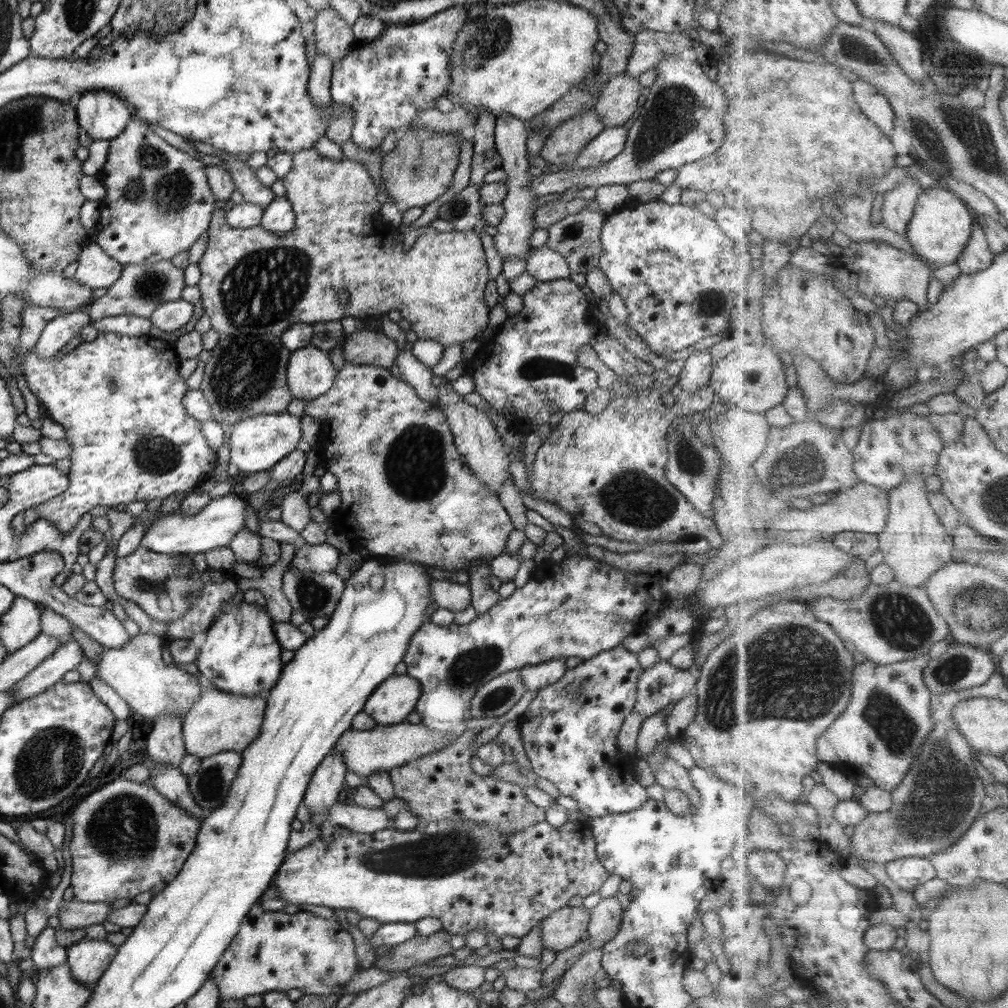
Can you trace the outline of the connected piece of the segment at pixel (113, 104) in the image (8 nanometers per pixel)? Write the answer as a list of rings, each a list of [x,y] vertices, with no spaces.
[[[90,90],[75,107],[80,128],[96,140],[112,140],[126,128],[132,111],[118,96],[106,90]]]

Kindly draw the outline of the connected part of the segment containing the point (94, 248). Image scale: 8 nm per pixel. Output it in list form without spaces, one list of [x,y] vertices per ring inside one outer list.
[[[95,242],[83,248],[78,256],[78,267],[74,278],[90,286],[95,292],[104,292],[110,288],[122,274],[123,264],[120,264]]]

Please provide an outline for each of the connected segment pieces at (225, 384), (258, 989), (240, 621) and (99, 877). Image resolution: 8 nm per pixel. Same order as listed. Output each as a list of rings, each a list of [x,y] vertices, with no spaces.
[[[265,334],[221,336],[210,354],[199,389],[210,402],[216,422],[235,425],[244,418],[287,410],[293,398],[286,378],[291,350],[282,344],[280,337]]]
[[[261,900],[254,902],[254,906],[250,908],[250,912],[246,914],[246,918],[243,918],[243,922],[240,924],[240,931],[235,939],[232,940],[230,946],[222,954],[222,958],[216,963],[214,970],[212,971],[211,978],[218,984],[218,990],[220,990],[219,1002],[222,1000],[242,1000],[246,996],[254,996],[254,994],[266,994],[266,992],[278,991],[288,992],[291,988],[298,988],[303,994],[313,994],[316,996],[328,996],[341,993],[339,988],[342,988],[349,980],[351,980],[353,974],[362,970],[360,962],[355,953],[355,938],[351,936],[346,930],[344,930],[339,924],[336,918],[322,918],[316,916],[310,911],[300,910],[296,913],[289,914],[284,911],[269,911],[262,908]]]
[[[243,600],[240,605],[230,607],[226,613],[222,613],[209,626],[203,637],[202,646],[195,661],[199,676],[206,678],[217,690],[233,696],[258,697],[267,695],[276,685],[283,670],[281,660],[283,648],[276,639],[273,624],[272,617],[268,615],[266,607],[260,607],[256,602]]]
[[[120,774],[120,778],[114,779],[113,782],[106,784],[100,790],[96,790],[96,792],[90,794],[87,798],[81,800],[76,808],[72,810],[69,817],[72,820],[72,839],[70,840],[70,844],[68,844],[68,850],[70,850],[70,856],[72,857],[71,886],[74,893],[73,898],[78,898],[80,902],[91,903],[112,903],[119,898],[133,898],[141,892],[150,892],[154,896],[156,893],[162,891],[171,880],[174,880],[178,872],[180,872],[188,855],[192,854],[196,846],[198,830],[201,827],[198,817],[188,814],[184,809],[170,802],[170,800],[160,795],[151,785],[125,780],[122,774]]]

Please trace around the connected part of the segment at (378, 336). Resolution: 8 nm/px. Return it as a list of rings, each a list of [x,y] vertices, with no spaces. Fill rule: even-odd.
[[[363,328],[346,336],[340,344],[345,362],[372,364],[390,369],[398,358],[396,341],[379,330]]]

